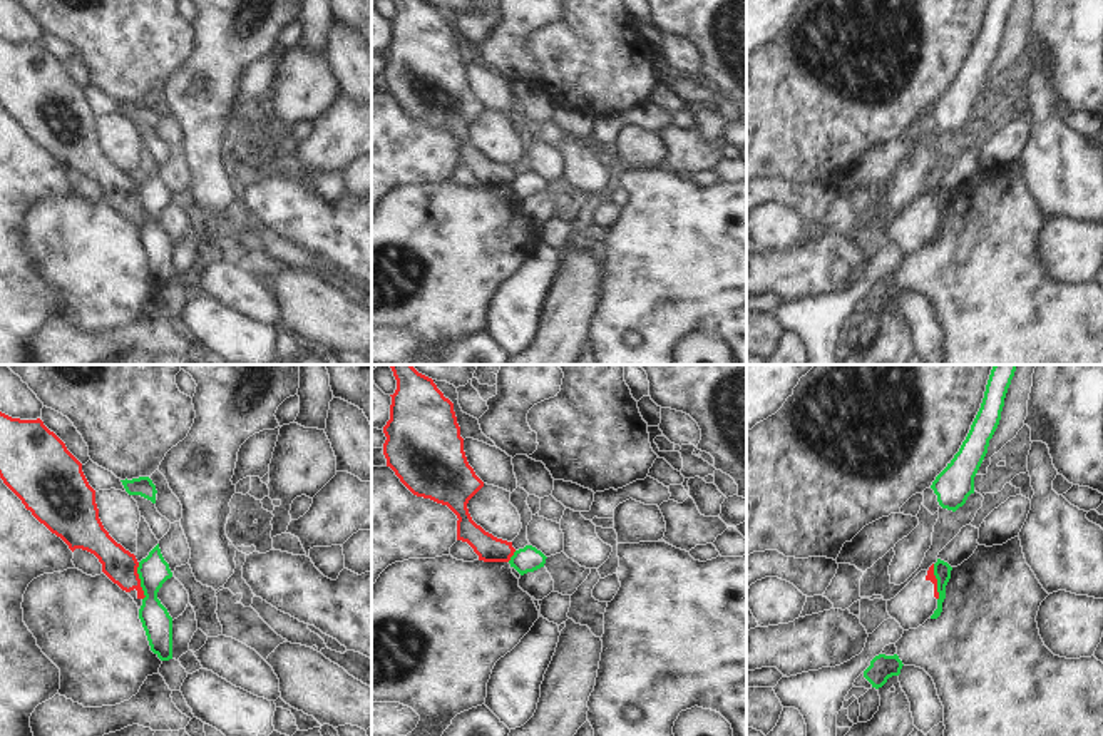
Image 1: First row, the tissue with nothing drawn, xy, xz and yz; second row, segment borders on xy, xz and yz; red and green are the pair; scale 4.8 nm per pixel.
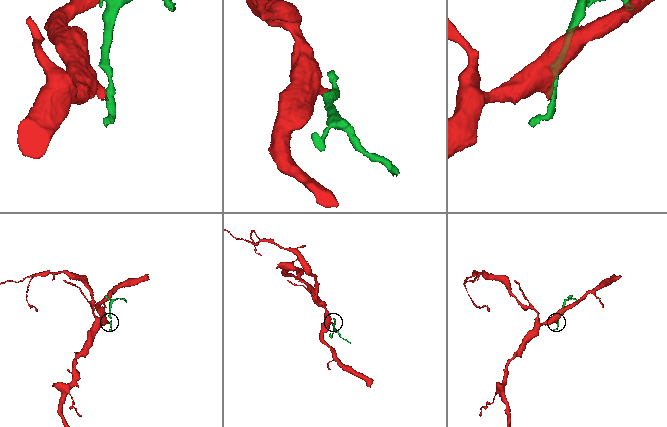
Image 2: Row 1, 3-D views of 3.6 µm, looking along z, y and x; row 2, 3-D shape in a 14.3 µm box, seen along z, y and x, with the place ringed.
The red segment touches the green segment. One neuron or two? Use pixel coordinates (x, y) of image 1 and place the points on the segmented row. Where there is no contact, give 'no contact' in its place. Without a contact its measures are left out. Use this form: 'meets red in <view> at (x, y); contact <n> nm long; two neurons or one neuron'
meets red in xy at (139, 581); contact 190 nm long; two neurons

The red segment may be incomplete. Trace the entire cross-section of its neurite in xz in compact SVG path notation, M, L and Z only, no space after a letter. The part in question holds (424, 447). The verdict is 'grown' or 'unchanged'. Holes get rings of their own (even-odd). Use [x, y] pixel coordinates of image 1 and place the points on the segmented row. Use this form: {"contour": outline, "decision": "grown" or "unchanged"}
{"contour": "M388 365L397 380L383 455L400 482L417 497L447 505L457 515L457 540L467 542L479 560L509 562L512 542L477 525L467 509L484 482L469 465L454 403L432 378L412 365Z", "decision": "unchanged"}

